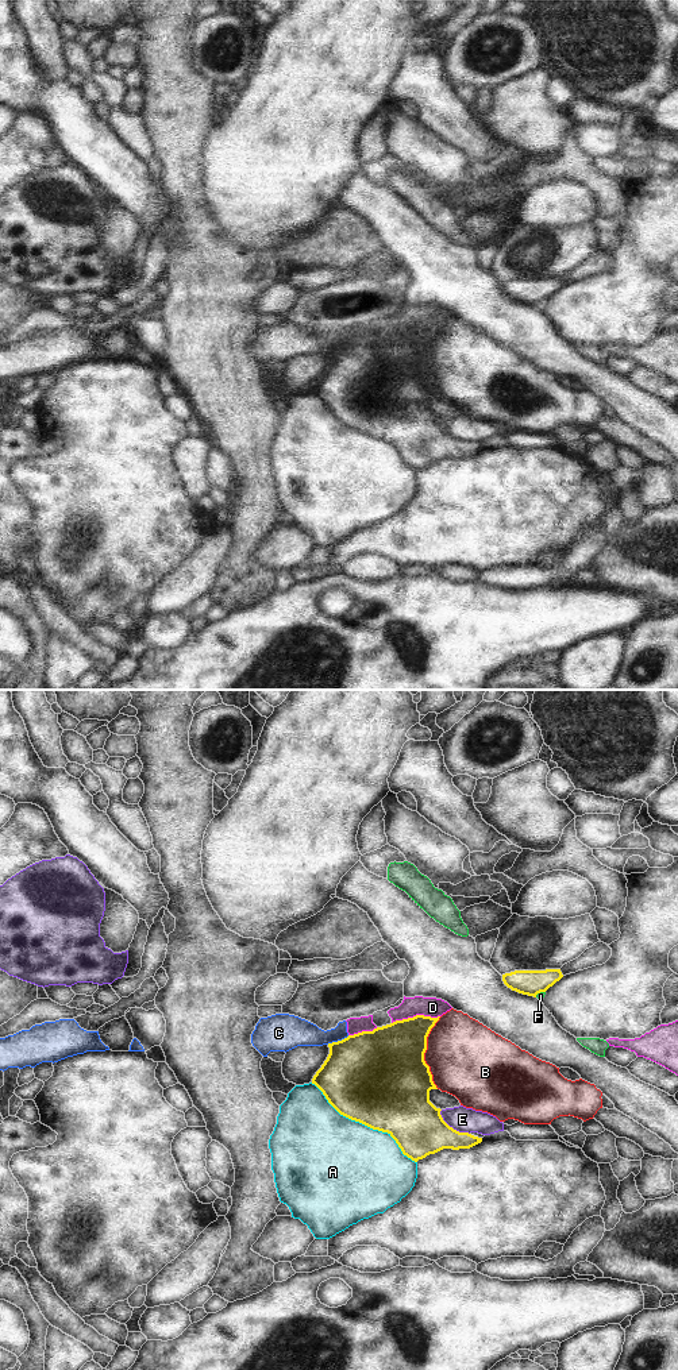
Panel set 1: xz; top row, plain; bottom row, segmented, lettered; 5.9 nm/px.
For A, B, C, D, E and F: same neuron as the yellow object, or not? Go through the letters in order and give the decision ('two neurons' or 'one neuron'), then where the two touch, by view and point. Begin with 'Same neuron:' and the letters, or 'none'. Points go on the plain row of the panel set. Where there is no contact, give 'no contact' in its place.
Same neuron: none
A: two neurons | xz (365, 433)
B: two neurons | xz (424, 361)
C: two neurons | xz (338, 350)
D: two neurons | xz (416, 324)
E: two neurons | xz (451, 436)
F: two neurons | xz (539, 301)

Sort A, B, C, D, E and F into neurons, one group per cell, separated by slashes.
A / B / C D / E / F

